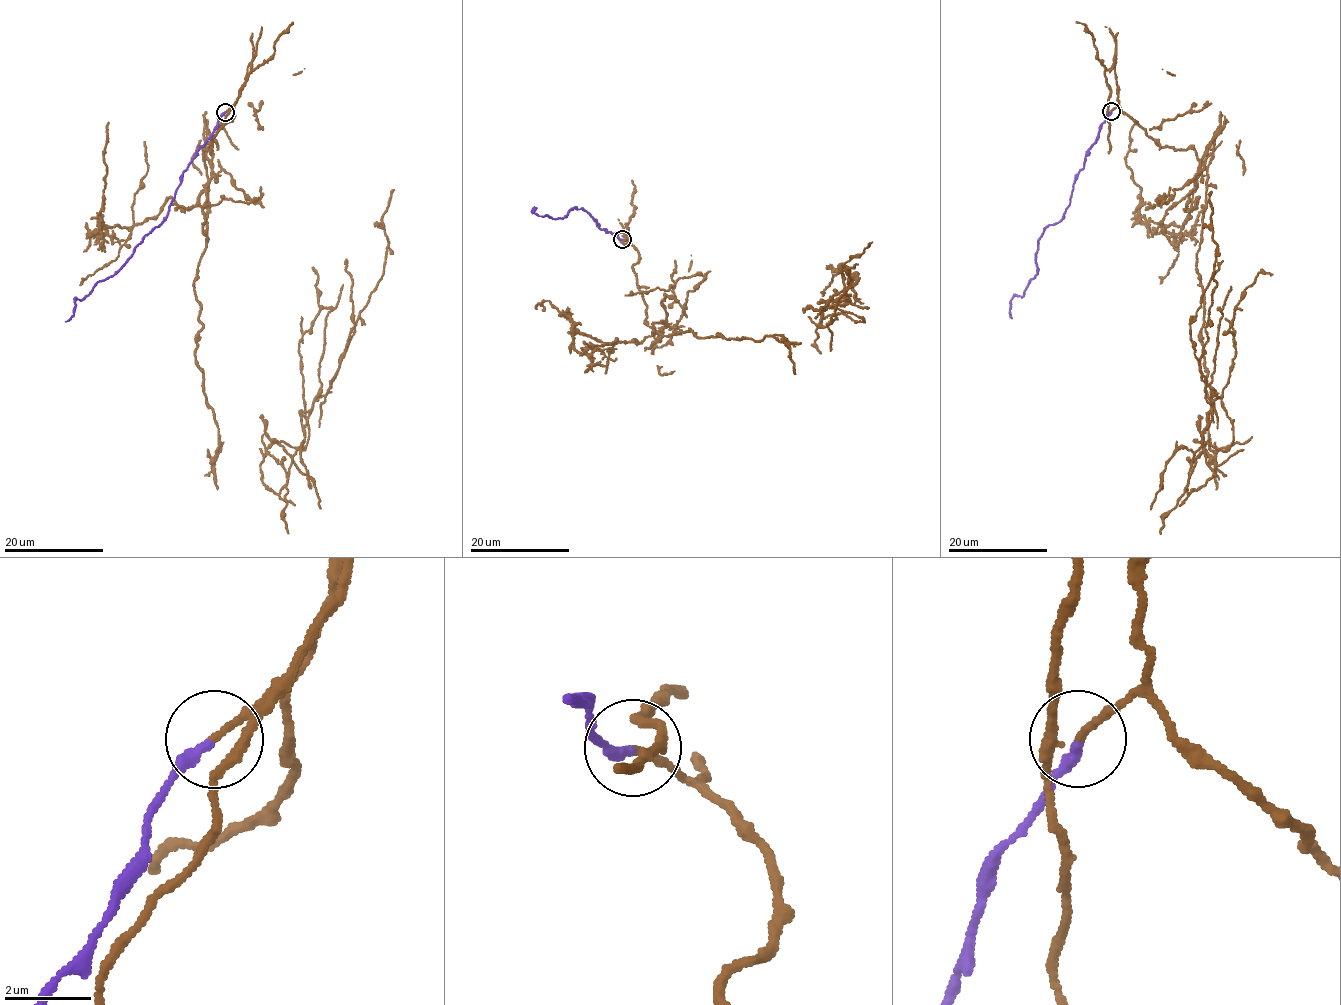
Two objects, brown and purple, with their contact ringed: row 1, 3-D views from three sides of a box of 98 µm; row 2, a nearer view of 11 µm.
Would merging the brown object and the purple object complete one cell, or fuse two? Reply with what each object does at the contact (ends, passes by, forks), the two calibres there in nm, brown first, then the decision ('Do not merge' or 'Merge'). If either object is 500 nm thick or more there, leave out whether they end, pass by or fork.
At the ring brown passes by. At the ring purple ends. Thickness 110 nm (brown) against 260 nm. Do not merge

